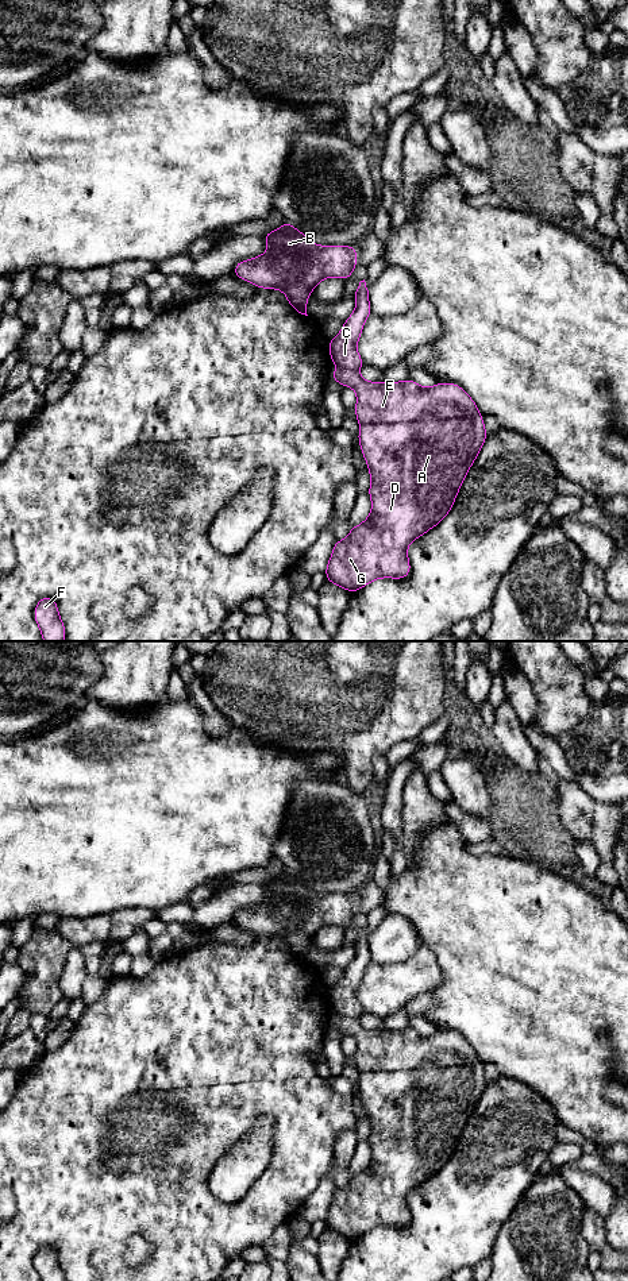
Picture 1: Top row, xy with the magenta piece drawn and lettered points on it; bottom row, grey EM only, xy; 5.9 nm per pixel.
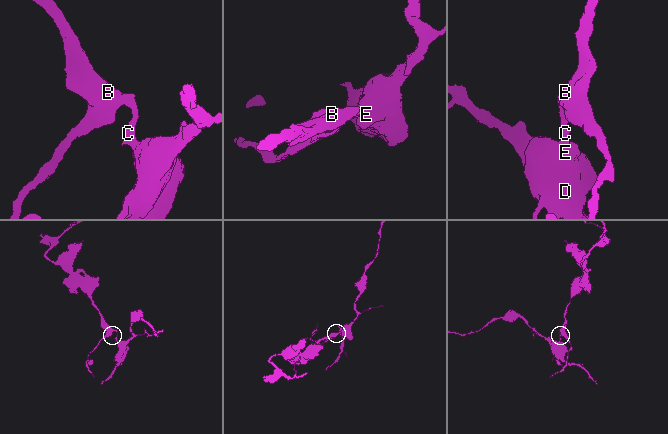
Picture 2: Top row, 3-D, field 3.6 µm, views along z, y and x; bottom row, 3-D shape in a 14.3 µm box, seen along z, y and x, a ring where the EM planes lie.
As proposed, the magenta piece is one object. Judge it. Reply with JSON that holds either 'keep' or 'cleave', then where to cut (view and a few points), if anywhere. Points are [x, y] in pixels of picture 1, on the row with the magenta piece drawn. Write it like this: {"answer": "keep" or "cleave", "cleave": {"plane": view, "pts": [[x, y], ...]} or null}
{"answer": "cleave", "cleave": {"plane": "xy", "pts": [[341, 367], [357, 369]]}}

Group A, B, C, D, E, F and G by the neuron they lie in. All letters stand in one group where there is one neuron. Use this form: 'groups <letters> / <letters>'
groups A D E G / B C F

